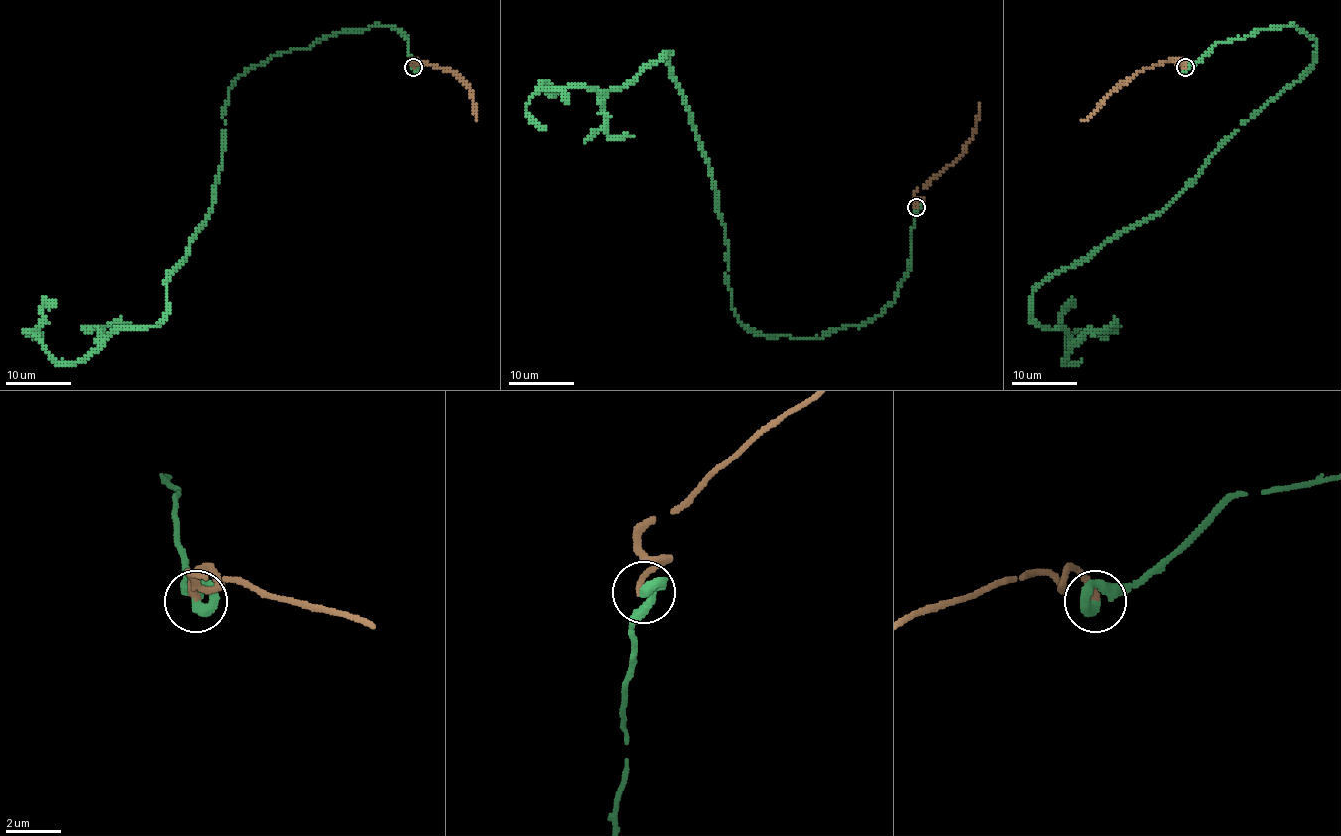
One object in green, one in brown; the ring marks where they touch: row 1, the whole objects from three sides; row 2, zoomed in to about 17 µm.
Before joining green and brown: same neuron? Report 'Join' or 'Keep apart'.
Join

